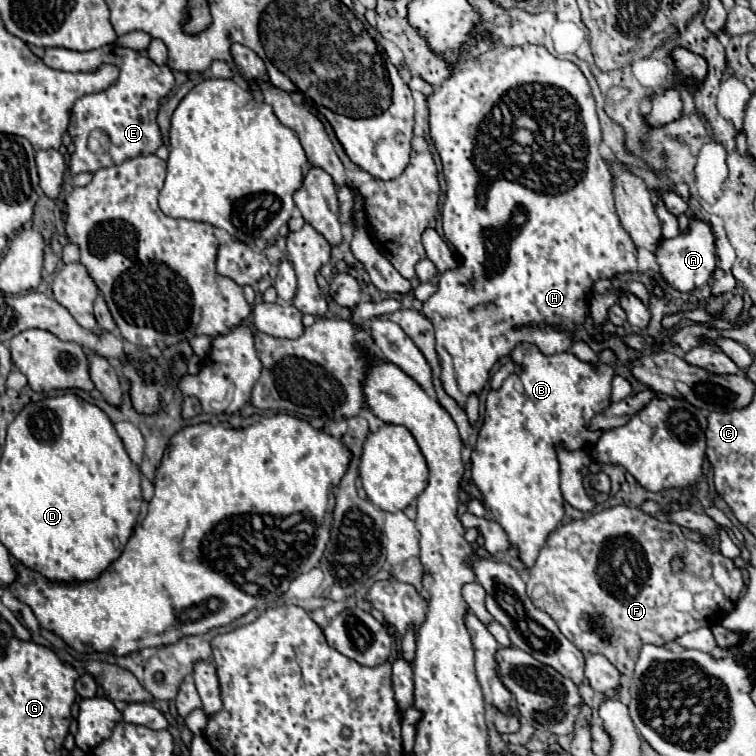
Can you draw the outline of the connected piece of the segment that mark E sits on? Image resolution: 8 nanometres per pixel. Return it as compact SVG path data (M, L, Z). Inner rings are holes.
M104 45L100 49L92 49L84 53L58 49L58 47L46 49L44 63L60 71L92 71L102 63L114 63L120 69L118 81L108 91L80 97L72 107L70 127L68 127L72 143L76 145L76 151L68 163L68 171L72 177L84 171L96 173L104 167L118 165L128 157L152 155L162 145L162 133L156 117L162 99L174 87L172 71L166 65L158 67L144 53L116 47L116 45Z

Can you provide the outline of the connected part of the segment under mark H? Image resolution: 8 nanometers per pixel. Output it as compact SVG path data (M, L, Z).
M540 45L508 47L500 51L492 49L476 59L470 59L460 71L456 71L450 79L446 79L440 87L436 87L434 95L428 99L428 107L430 107L430 137L434 141L434 147L440 153L444 177L448 185L446 203L442 209L442 227L444 227L446 239L454 245L456 255L460 257L462 263L460 263L460 269L442 273L440 289L430 297L434 301L430 305L424 305L424 313L436 329L436 353L438 353L440 367L442 367L442 373L440 373L442 387L464 409L468 397L474 393L478 395L488 383L492 365L502 355L508 355L518 343L524 343L524 341L534 343L544 355L562 353L570 349L572 341L568 337L568 331L572 331L574 325L584 323L584 317L588 311L586 299L592 293L592 283L604 277L614 279L620 273L636 271L638 269L636 245L620 223L620 217L614 207L614 195L612 195L612 173L598 153L602 133L600 133L600 123L598 123L598 115L596 115L596 107L594 107L588 81L572 61L558 59Z

